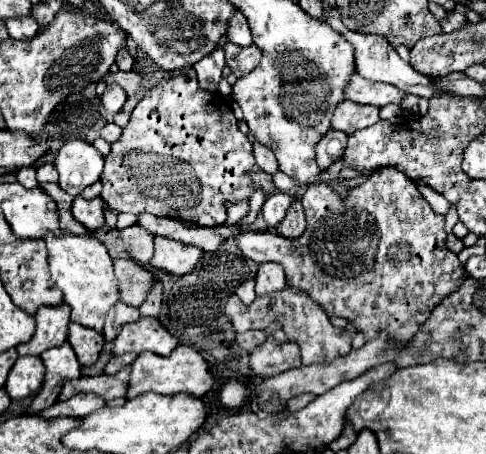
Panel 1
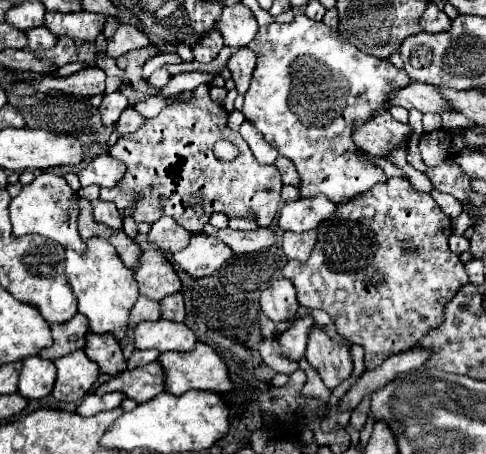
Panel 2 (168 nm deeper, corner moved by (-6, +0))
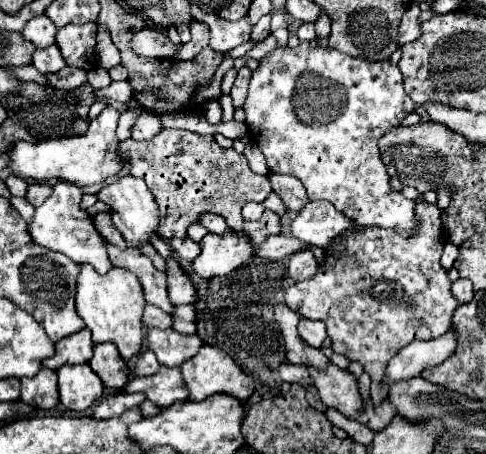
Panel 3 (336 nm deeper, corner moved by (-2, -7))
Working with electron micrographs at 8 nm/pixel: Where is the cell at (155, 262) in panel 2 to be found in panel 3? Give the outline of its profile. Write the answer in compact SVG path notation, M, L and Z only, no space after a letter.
M168 259L166 261L168 265L168 295L170 295L170 301L174 305L182 305L182 303L194 303L196 301L196 287L194 283L190 281L190 277L182 271L180 263L176 259Z

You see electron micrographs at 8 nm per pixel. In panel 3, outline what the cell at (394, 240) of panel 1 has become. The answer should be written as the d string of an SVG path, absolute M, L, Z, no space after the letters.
M418 203L416 215L420 219L420 233L416 237L402 237L392 229L358 229L354 233L346 233L326 249L326 265L320 265L318 273L302 283L292 285L286 291L286 305L308 319L324 319L328 325L328 337L332 341L332 349L350 361L358 361L364 371L372 379L372 401L378 405L388 397L388 387L382 385L386 375L388 361L408 343L420 339L428 341L440 337L452 325L454 309L458 301L450 293L452 281L446 275L446 269L440 267L440 255L444 247L444 231L440 215L442 211L430 203Z

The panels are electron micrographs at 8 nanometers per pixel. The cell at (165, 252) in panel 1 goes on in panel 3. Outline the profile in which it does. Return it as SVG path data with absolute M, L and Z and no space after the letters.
M226 229L226 233L222 235L208 233L200 243L202 253L194 261L194 271L206 279L216 275L228 275L254 255L250 239L244 233L232 229Z

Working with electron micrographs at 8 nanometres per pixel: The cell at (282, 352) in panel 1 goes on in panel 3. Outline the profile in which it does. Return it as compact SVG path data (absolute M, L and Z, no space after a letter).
M300 319L298 333L308 345L320 349L324 339L326 339L326 323L324 321L312 321L312 319Z

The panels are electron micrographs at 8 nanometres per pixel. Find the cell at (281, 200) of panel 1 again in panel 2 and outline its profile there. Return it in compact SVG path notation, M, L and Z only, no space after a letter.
M312 196L312 198L298 198L294 202L286 202L278 212L278 226L282 230L304 232L316 228L322 220L330 218L336 204L330 202L326 196Z

